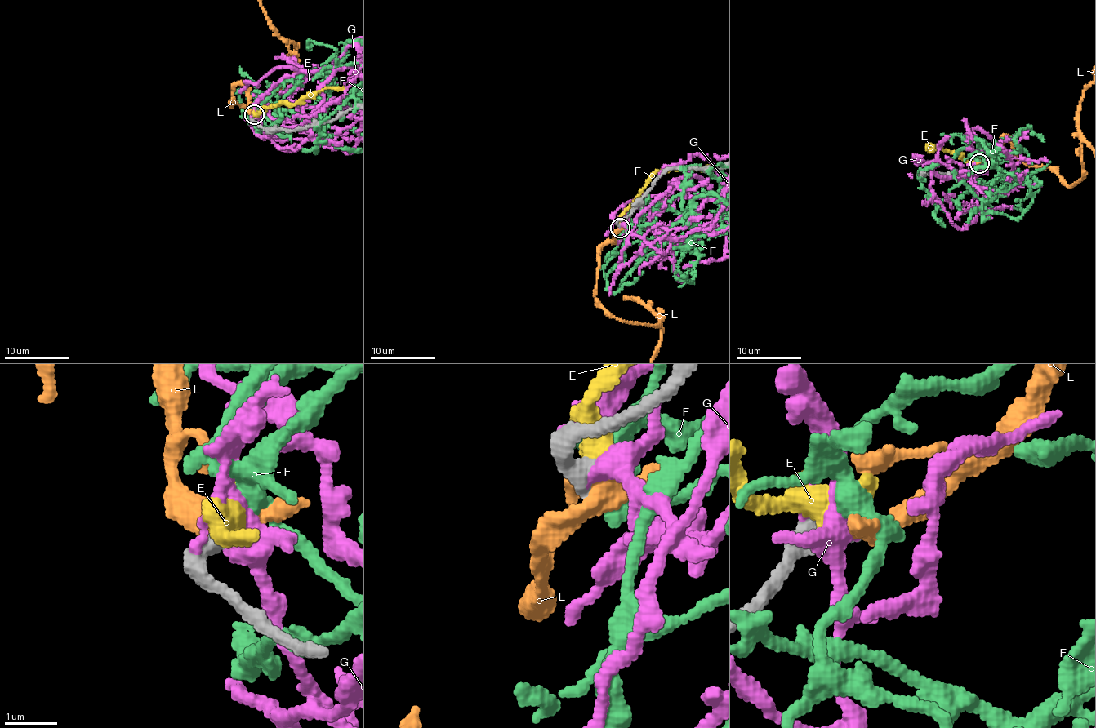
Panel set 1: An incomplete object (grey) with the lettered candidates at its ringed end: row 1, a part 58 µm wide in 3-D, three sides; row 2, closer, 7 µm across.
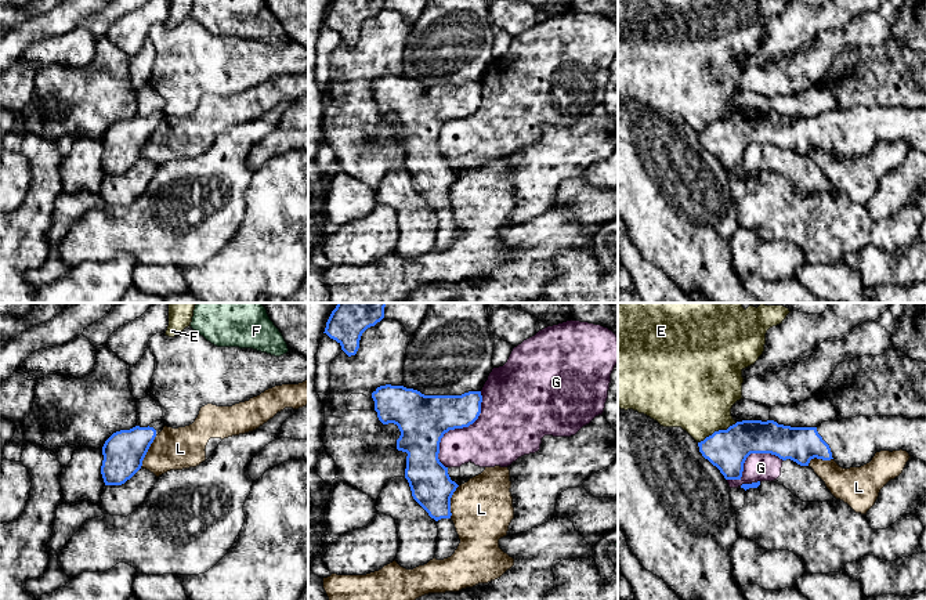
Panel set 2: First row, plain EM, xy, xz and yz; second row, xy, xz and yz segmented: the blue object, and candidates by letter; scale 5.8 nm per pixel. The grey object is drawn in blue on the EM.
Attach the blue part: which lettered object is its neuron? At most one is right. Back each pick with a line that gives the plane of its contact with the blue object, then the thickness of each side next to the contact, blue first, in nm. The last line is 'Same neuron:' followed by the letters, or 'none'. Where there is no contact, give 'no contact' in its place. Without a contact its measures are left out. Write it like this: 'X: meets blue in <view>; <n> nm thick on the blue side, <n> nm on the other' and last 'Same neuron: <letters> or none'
Same neuron: none

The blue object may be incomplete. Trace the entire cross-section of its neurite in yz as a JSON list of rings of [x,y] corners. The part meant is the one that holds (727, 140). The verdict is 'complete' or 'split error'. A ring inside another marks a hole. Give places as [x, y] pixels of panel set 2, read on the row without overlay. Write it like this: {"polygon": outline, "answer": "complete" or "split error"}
{"polygon": [[[856,106],[851,109],[828,111],[817,118],[791,118],[774,111],[742,111],[727,120],[715,122],[698,133],[699,142],[716,156],[726,170],[741,170],[744,153],[750,144],[771,144],[782,151],[791,149],[809,156],[817,148],[833,149],[840,158],[861,158],[880,141],[907,141],[911,148],[926,152],[926,108],[904,109],[901,106]]], "answer": "split error"}

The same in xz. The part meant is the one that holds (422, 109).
{"polygon": [[[380,76],[372,83],[383,115],[394,113],[401,126],[397,140],[406,142],[405,169],[413,189],[437,212],[435,249],[451,247],[460,229],[451,209],[451,188],[459,177],[440,149],[445,123],[473,115],[481,104],[481,82],[462,86],[424,86],[404,76]]], "answer": "split error"}

